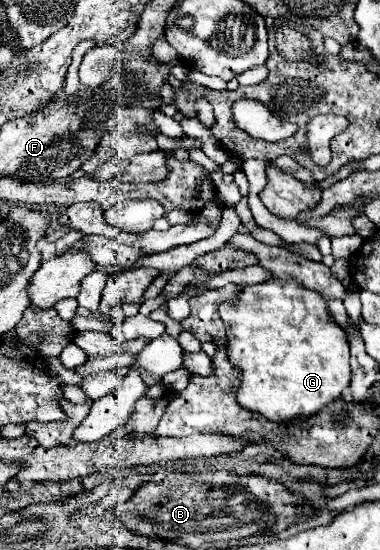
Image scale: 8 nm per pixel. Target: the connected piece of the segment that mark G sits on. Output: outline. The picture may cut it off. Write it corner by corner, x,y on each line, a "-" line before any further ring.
268,279
264,283
258,283
258,285
250,285
250,287
244,287
236,299
232,301
226,301
226,303
220,303
218,307
218,313
220,313
220,319
224,321
224,327
226,327
226,335
228,335
228,349
230,349
230,361
234,365
238,365
242,369
242,385
238,389
238,403
248,409
248,411
254,411
254,413
260,413
264,415
268,421
274,421
274,423
280,423
280,421
292,421
292,417
310,417
314,413
318,413
324,405
336,401
342,391
350,385
350,345
348,345
348,333
332,321
330,317
330,311
328,311
328,301
326,297
322,297
320,293
316,291
310,291
310,289
304,289
298,281
294,279

